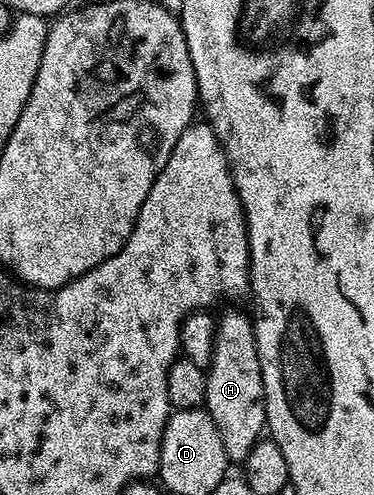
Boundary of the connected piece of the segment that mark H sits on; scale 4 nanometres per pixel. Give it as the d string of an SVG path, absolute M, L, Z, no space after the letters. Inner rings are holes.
M226 311L214 328L214 352L206 371L204 410L212 417L224 444L224 453L231 464L245 464L248 453L263 438L266 426L266 394L264 377L254 344L254 325L249 314Z

